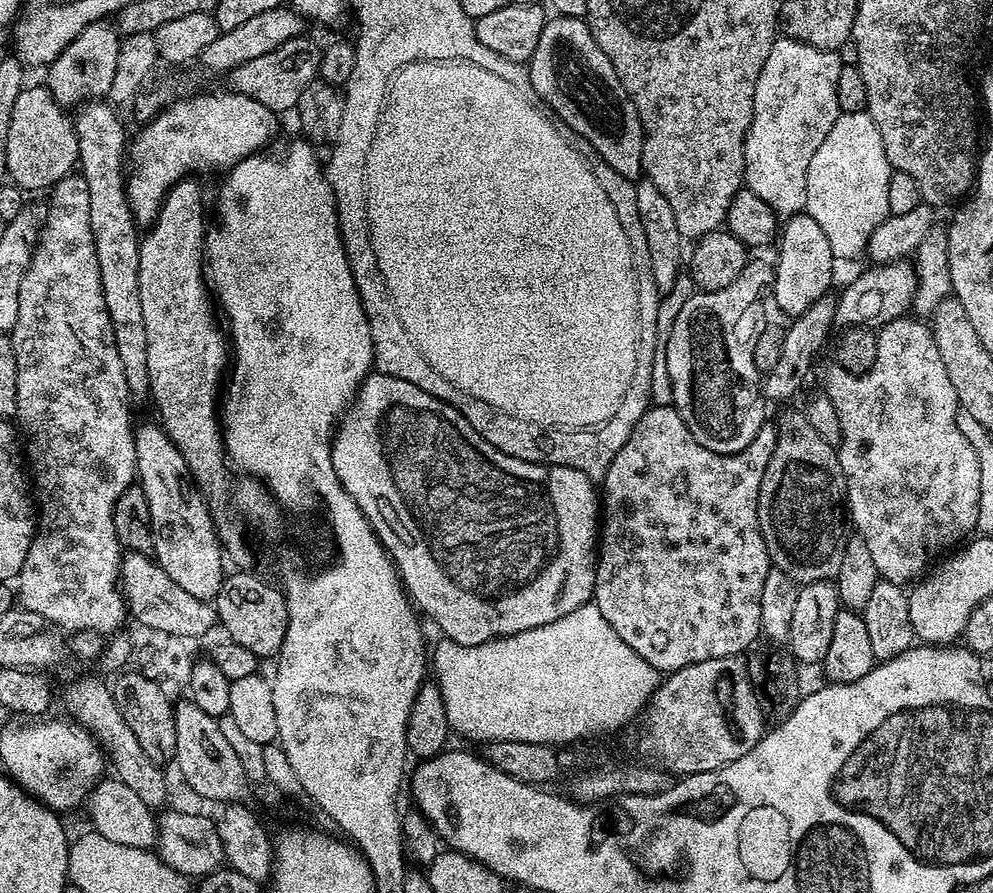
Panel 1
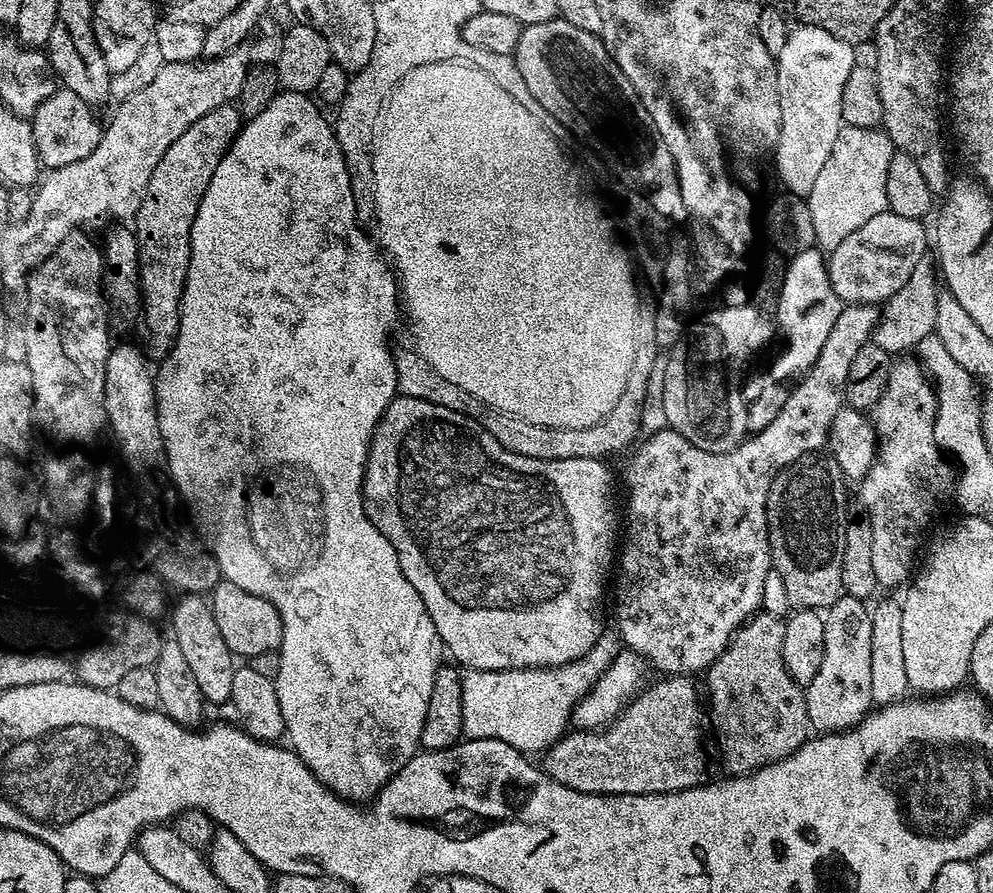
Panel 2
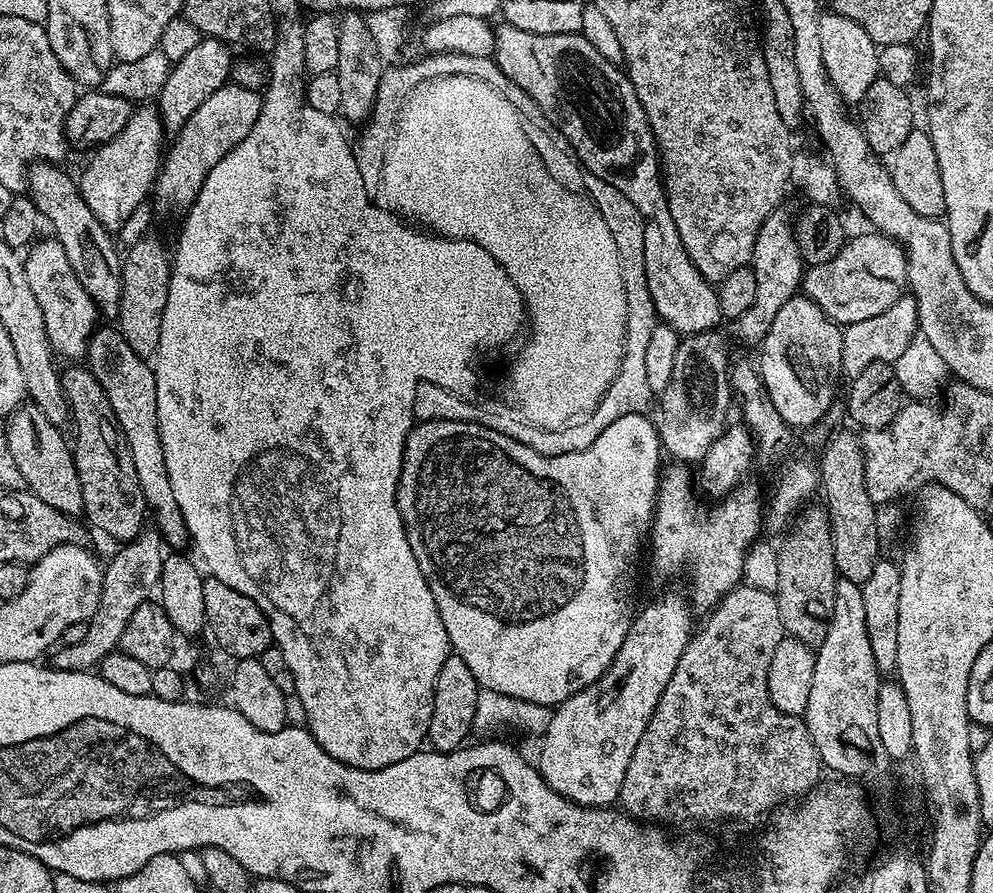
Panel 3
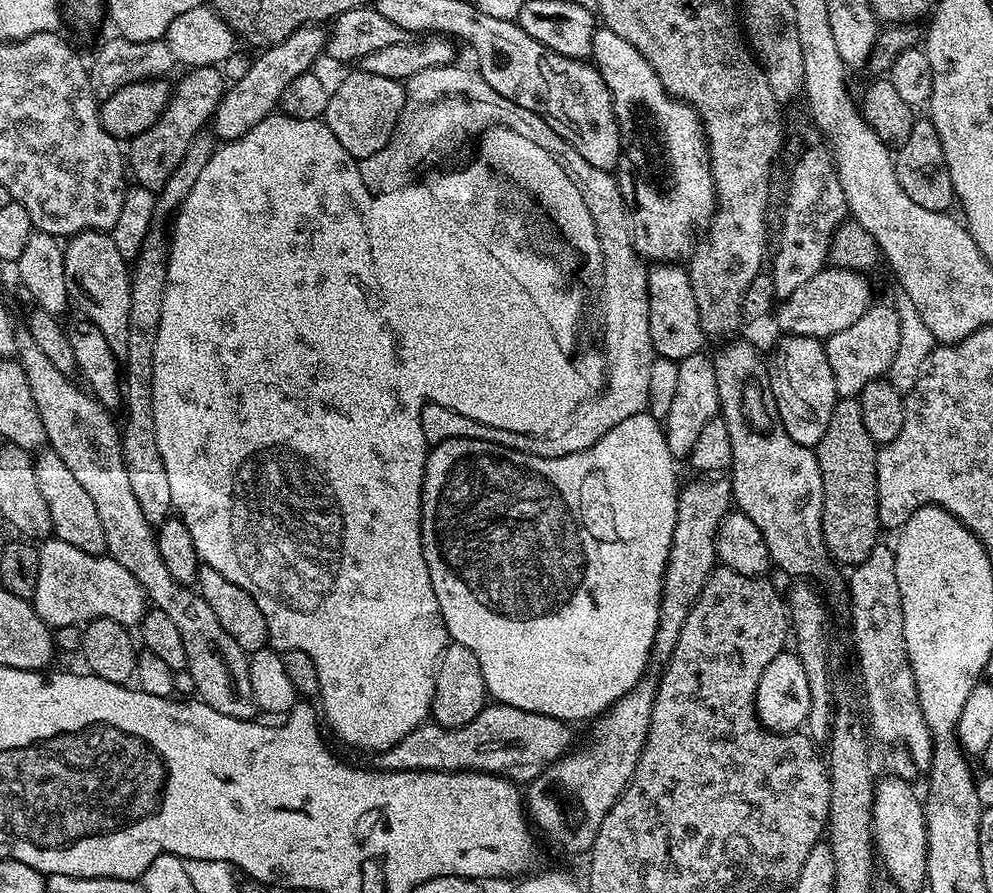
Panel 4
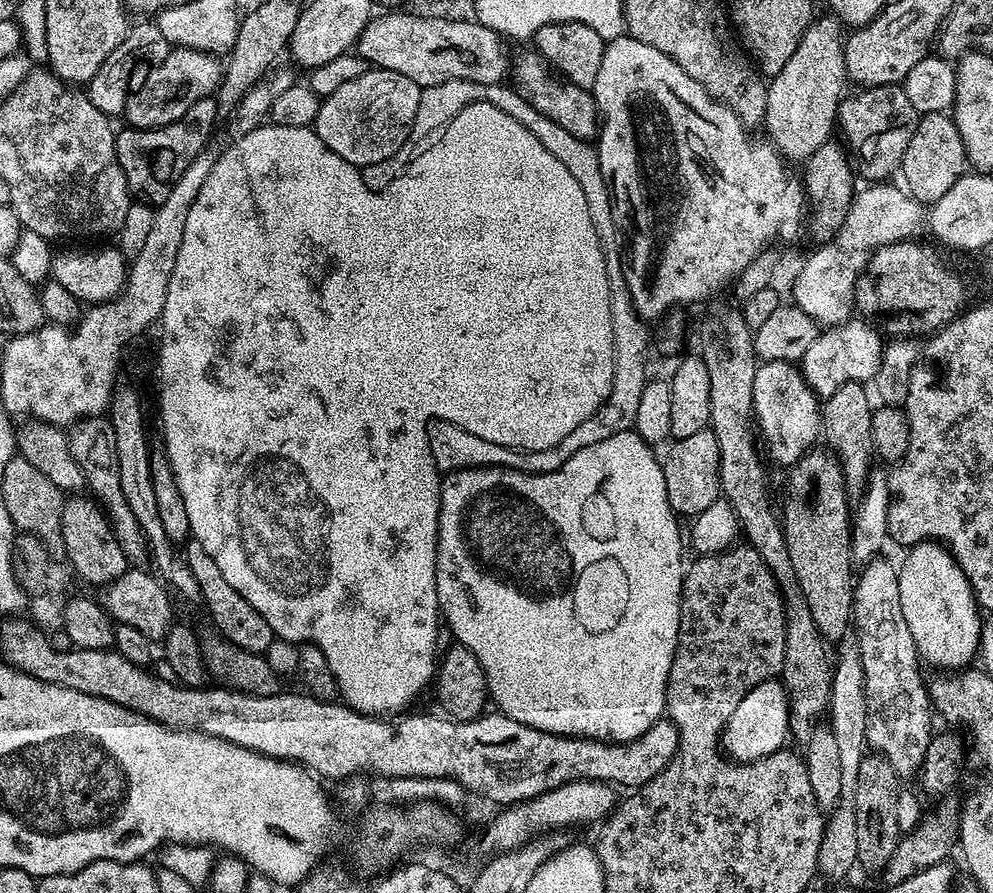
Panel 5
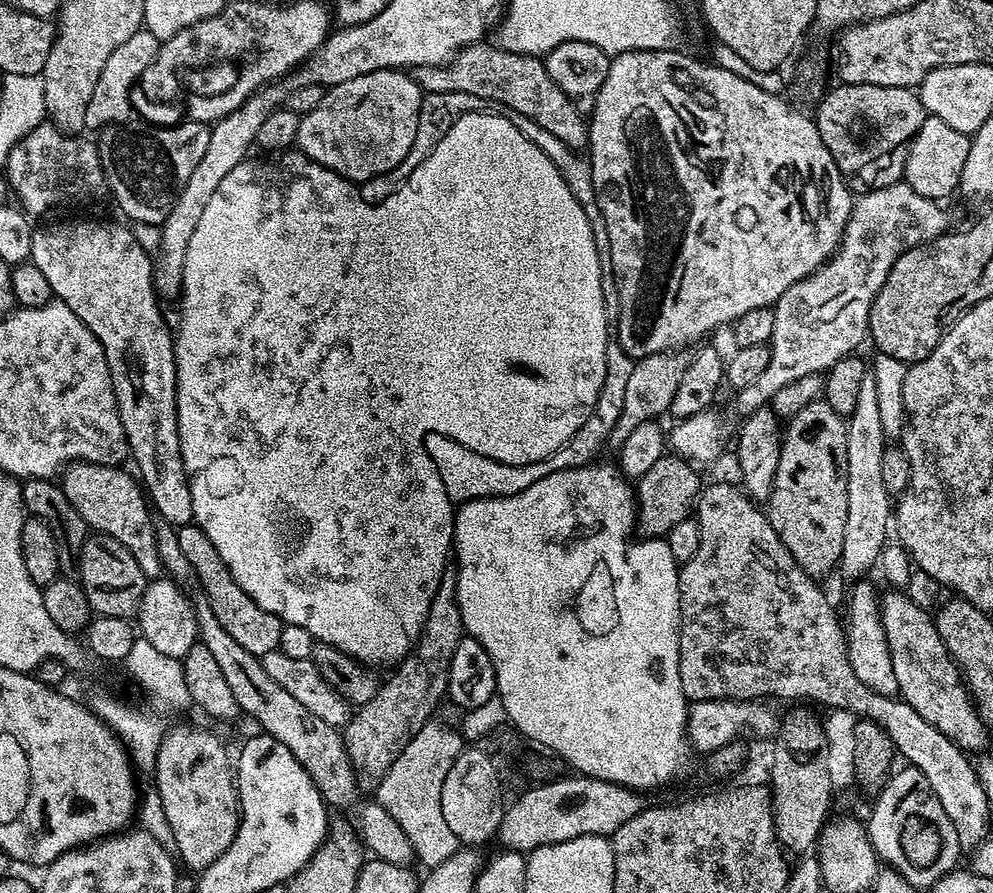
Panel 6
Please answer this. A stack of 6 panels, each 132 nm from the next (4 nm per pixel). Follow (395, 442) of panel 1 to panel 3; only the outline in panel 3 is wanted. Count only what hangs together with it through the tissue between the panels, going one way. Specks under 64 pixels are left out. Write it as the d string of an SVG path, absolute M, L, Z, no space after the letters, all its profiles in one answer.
M643 412L626 414L618 418L618 422L610 422L610 426L606 426L590 446L557 456L543 456L538 450L498 430L474 422L430 420L413 423L404 443L402 474L400 483L396 485L396 505L402 514L410 550L414 550L414 558L418 558L418 570L422 570L430 586L430 594L434 594L436 609L442 618L442 626L446 626L452 652L470 666L470 674L474 674L481 689L489 688L526 702L555 706L599 680L618 654L634 619L632 587L636 584L636 559L652 531L652 515L656 509L656 491L662 471L660 433L657 425L653 421L651 424L648 418Z

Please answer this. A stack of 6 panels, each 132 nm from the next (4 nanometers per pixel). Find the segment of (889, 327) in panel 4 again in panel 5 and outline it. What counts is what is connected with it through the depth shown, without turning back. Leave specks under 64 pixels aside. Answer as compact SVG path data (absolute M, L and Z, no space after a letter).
M853 318L845 324L837 324L821 331L810 342L810 350L798 362L798 367L804 374L804 380L812 387L817 397L827 398L838 390L838 386L846 386L846 382L858 382L867 385L875 381L878 366L882 362L885 341L881 333L871 328L864 318Z

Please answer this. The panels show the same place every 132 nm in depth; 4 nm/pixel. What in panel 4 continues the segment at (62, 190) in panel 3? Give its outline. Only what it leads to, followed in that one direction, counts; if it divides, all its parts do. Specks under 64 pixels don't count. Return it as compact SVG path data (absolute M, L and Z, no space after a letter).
M107 231L80 232L71 237L63 245L64 273L68 283L69 297L84 300L79 311L89 316L106 334L106 343L115 354L116 359L123 362L127 358L130 334L130 290L132 277L130 264L118 254L118 246L114 246L111 235Z

